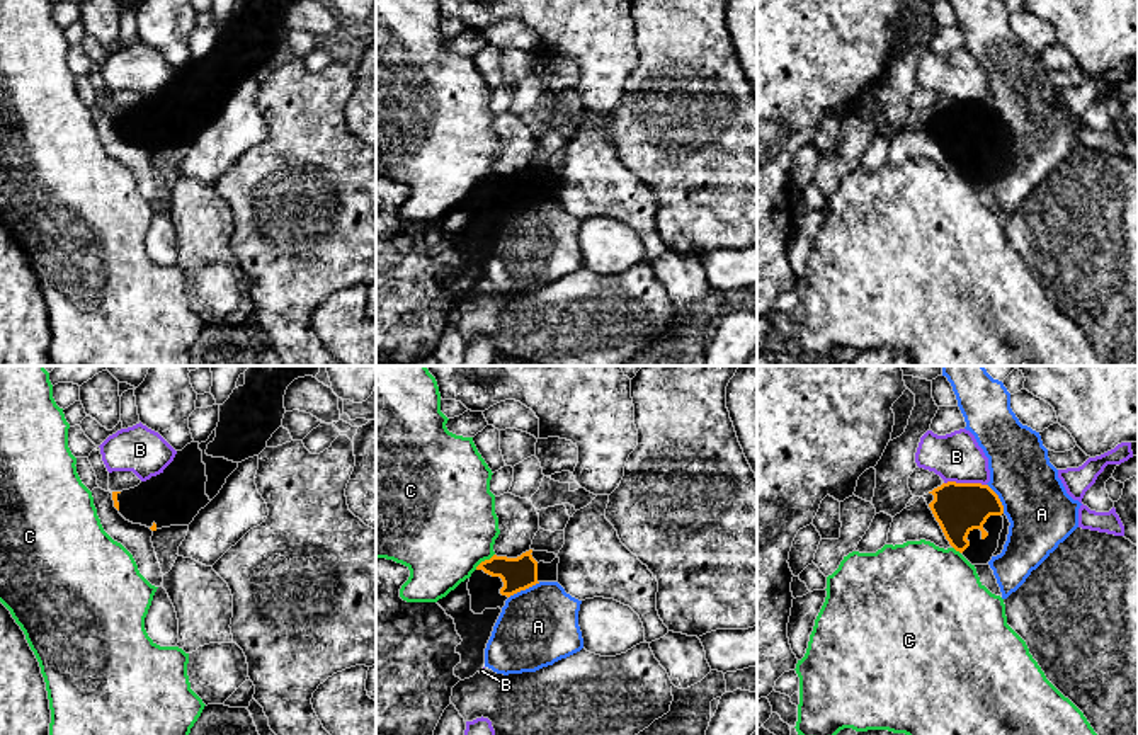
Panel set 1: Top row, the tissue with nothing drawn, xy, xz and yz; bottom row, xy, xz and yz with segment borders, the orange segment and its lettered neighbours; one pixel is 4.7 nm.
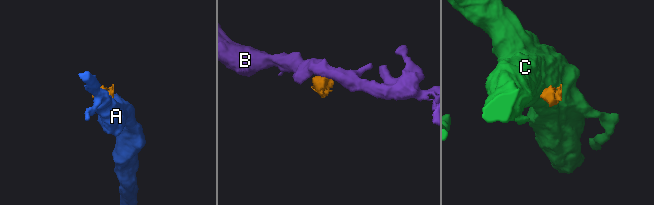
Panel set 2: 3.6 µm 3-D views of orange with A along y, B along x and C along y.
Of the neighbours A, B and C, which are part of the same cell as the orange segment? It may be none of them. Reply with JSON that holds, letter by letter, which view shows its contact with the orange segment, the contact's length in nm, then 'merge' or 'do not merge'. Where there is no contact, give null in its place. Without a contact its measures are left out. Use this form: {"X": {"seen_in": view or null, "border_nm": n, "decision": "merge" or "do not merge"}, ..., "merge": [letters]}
{"A": {"seen_in": "xz", "border_nm": 170, "decision": "do not merge"}, "B": {"seen_in": "yz", "border_nm": 200, "decision": "do not merge"}, "C": {"seen_in": "xz", "border_nm": 120, "decision": "do not merge"}, "merge": []}

